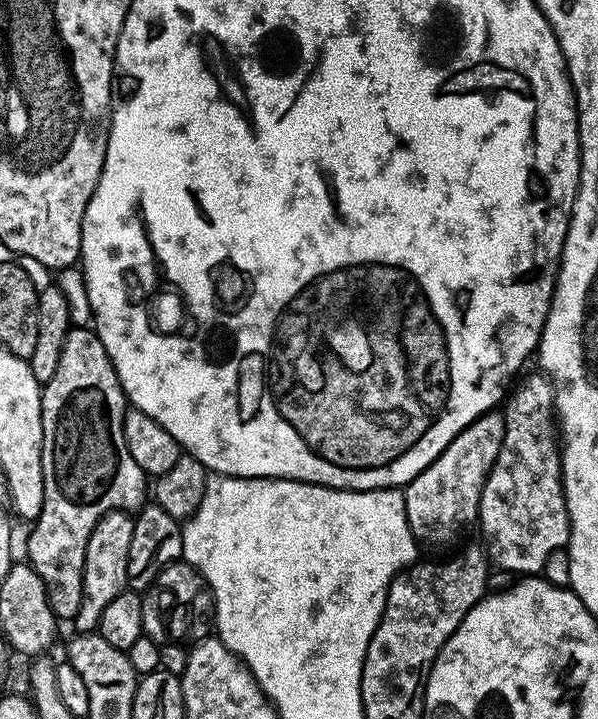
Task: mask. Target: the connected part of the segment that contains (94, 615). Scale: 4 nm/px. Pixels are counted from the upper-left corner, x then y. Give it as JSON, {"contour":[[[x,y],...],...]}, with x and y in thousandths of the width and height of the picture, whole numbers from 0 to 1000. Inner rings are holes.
{"contour":[[[179,712],[161,727],[151,748],[144,754],[140,777],[140,825],[137,837],[127,850],[125,872],[140,882],[154,882],[166,875],[171,851],[197,826],[214,818],[211,782],[217,776],[217,747],[224,743],[224,722],[212,712]]]}

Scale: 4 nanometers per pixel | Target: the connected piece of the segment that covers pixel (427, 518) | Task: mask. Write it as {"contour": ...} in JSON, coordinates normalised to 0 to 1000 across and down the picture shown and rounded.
{"contour":[[[836,570],[814,573],[801,579],[791,590],[778,590],[768,604],[746,620],[746,626],[706,659],[697,662],[674,680],[679,698],[679,720],[691,743],[704,758],[717,757],[722,762],[749,762],[763,757],[783,740],[783,733],[794,730],[803,722],[803,694],[806,682],[816,669],[819,654],[839,626],[839,612],[846,609],[846,587]]]}

